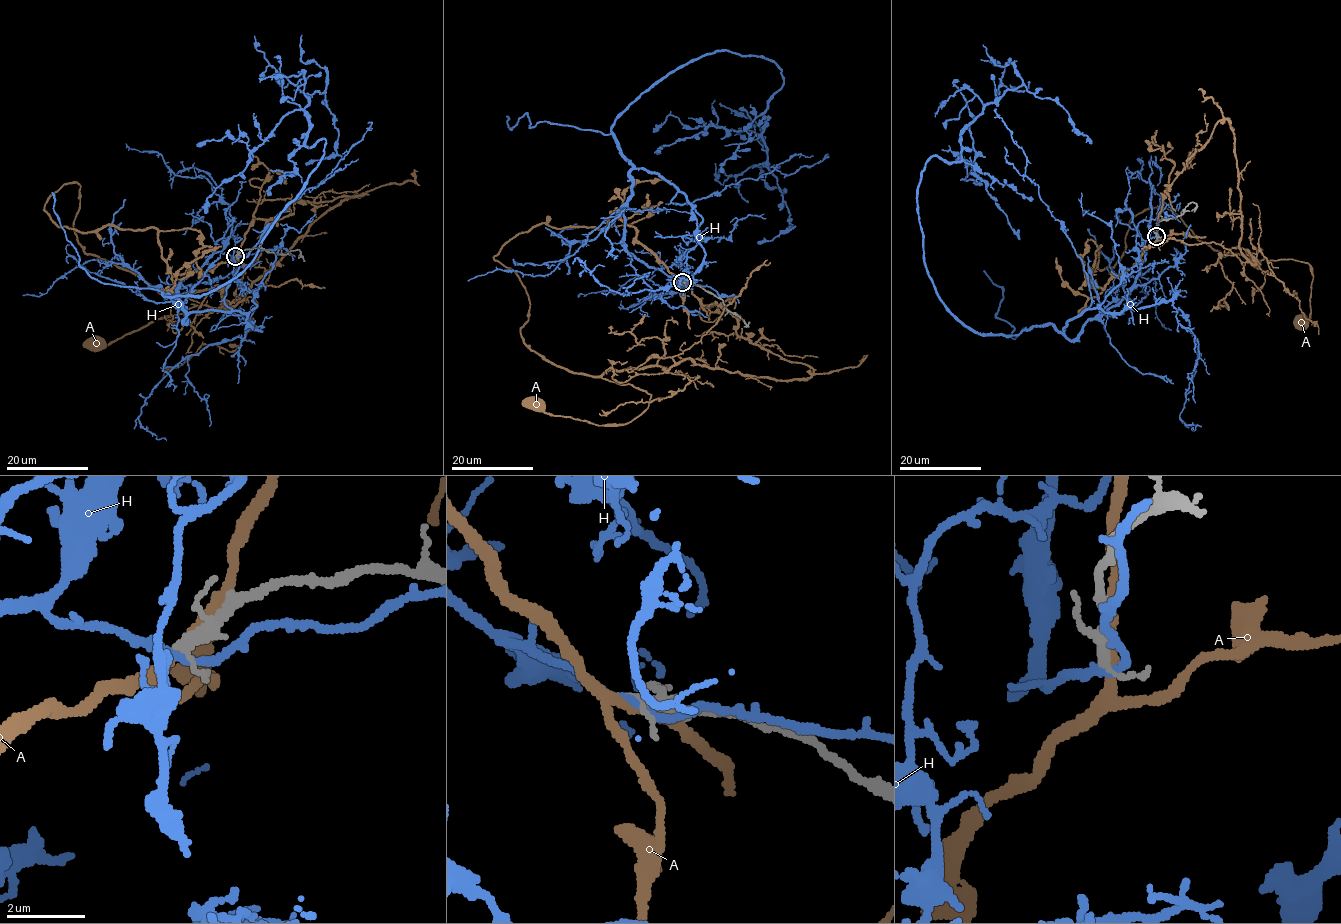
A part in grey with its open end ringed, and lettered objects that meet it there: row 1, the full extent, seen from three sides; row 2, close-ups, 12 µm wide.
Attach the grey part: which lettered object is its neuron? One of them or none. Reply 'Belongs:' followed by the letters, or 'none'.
Belongs: none

